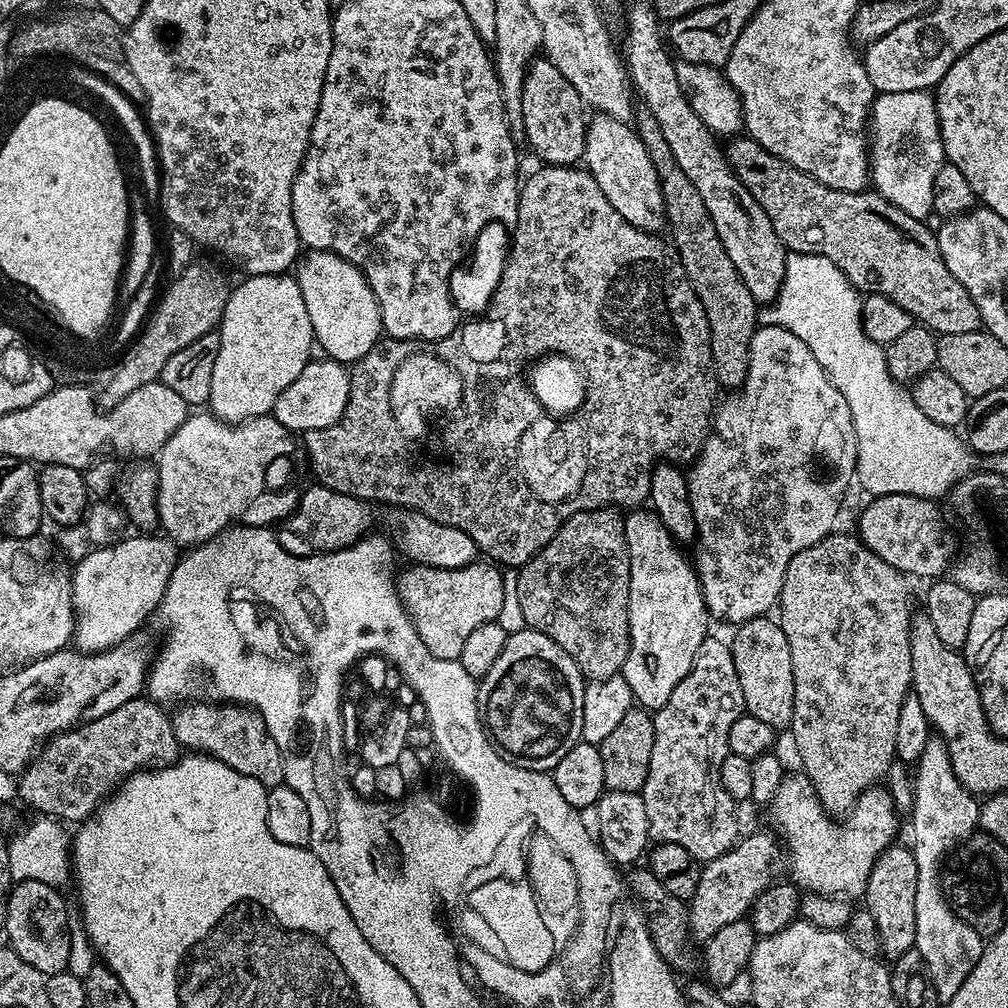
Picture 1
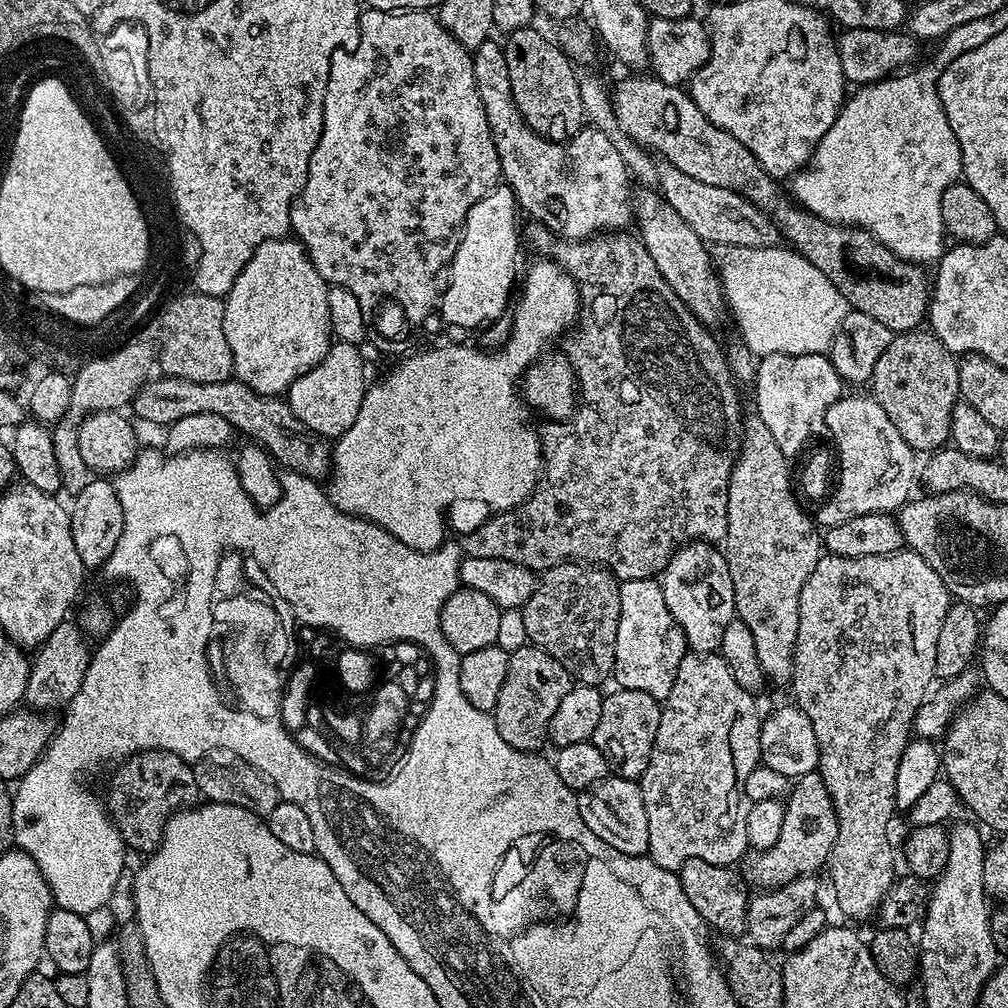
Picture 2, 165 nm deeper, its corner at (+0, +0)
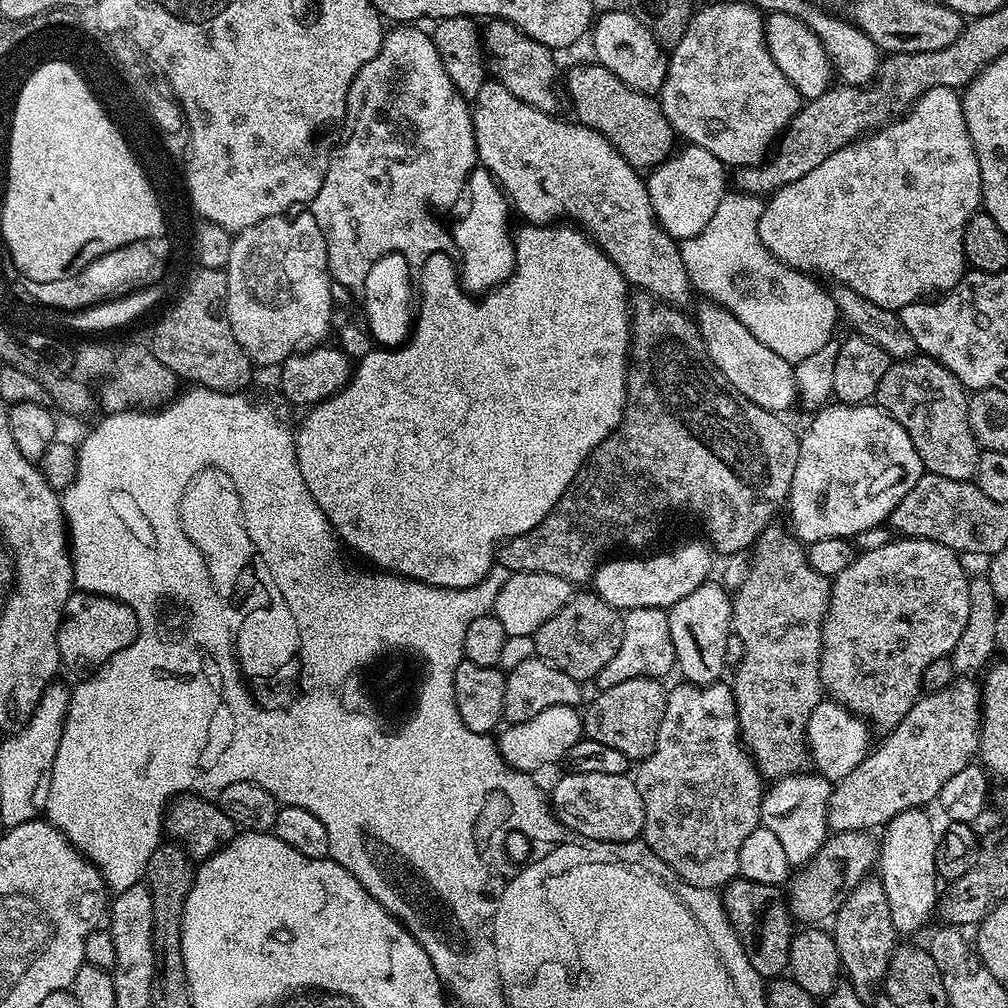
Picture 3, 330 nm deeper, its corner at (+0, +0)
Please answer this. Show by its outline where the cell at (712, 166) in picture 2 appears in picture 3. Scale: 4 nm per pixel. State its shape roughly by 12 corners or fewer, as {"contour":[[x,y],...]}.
{"contour":[[601,64],[568,72],[575,119],[637,170],[678,137],[649,93]]}

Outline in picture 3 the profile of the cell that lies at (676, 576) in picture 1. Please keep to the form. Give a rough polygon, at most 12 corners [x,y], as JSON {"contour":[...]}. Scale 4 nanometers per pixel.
{"contour":[[623,613],[618,654],[594,684],[664,678],[676,668],[668,613]]}

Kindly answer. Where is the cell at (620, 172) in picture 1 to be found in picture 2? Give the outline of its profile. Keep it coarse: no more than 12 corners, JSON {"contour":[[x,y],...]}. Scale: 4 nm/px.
{"contour":[[656,190],[634,204],[638,239],[709,330],[726,318],[709,245]]}

